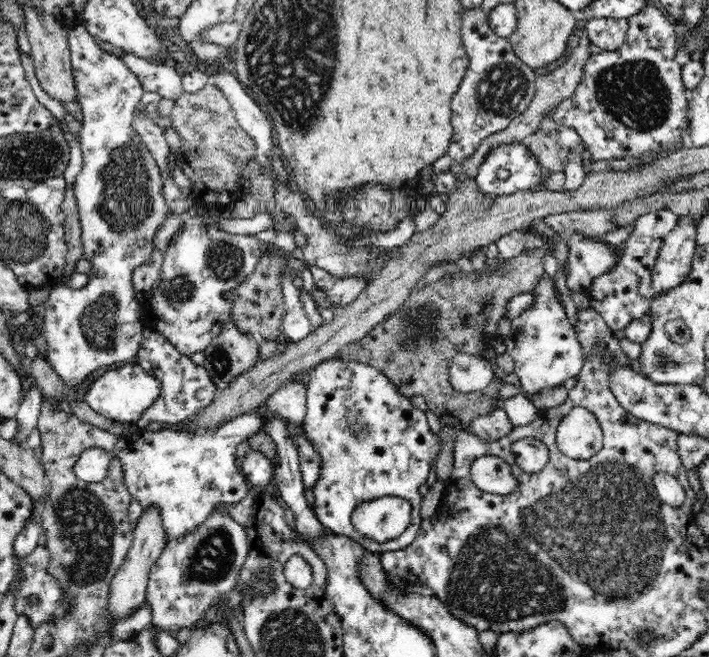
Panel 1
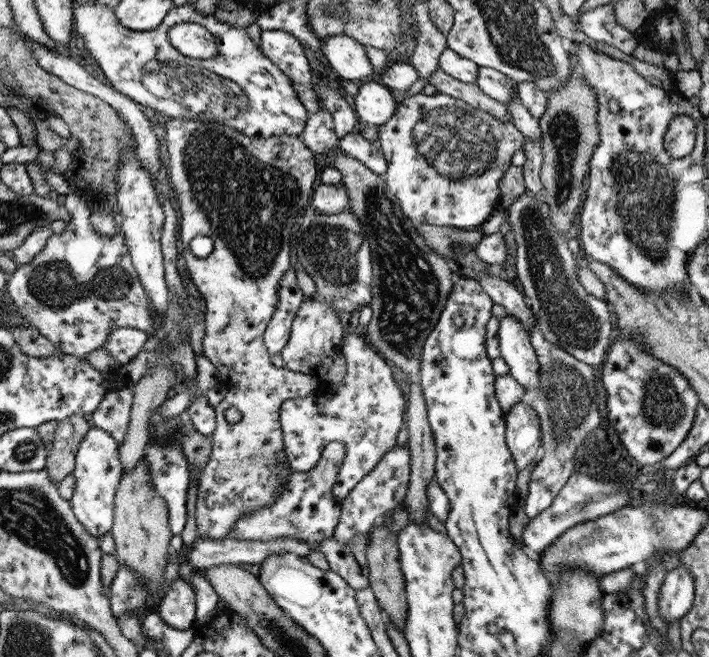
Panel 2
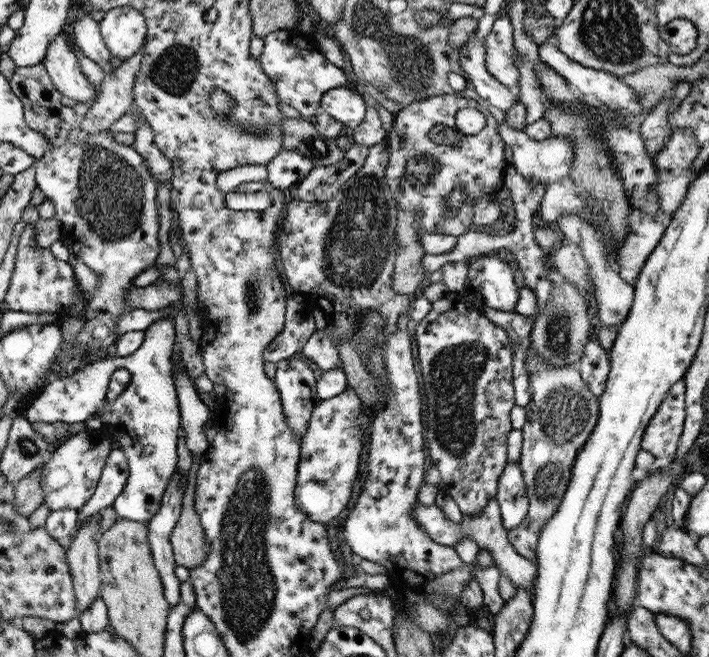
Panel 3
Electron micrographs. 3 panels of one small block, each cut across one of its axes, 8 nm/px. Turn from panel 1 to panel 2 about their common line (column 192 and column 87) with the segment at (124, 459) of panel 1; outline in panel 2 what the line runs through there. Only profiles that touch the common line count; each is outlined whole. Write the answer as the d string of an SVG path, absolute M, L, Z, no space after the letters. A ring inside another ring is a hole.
M92 427L81 440L72 473L75 476L75 491L70 500L71 507L80 524L99 540L113 526L115 494L123 475L118 443L105 430Z

